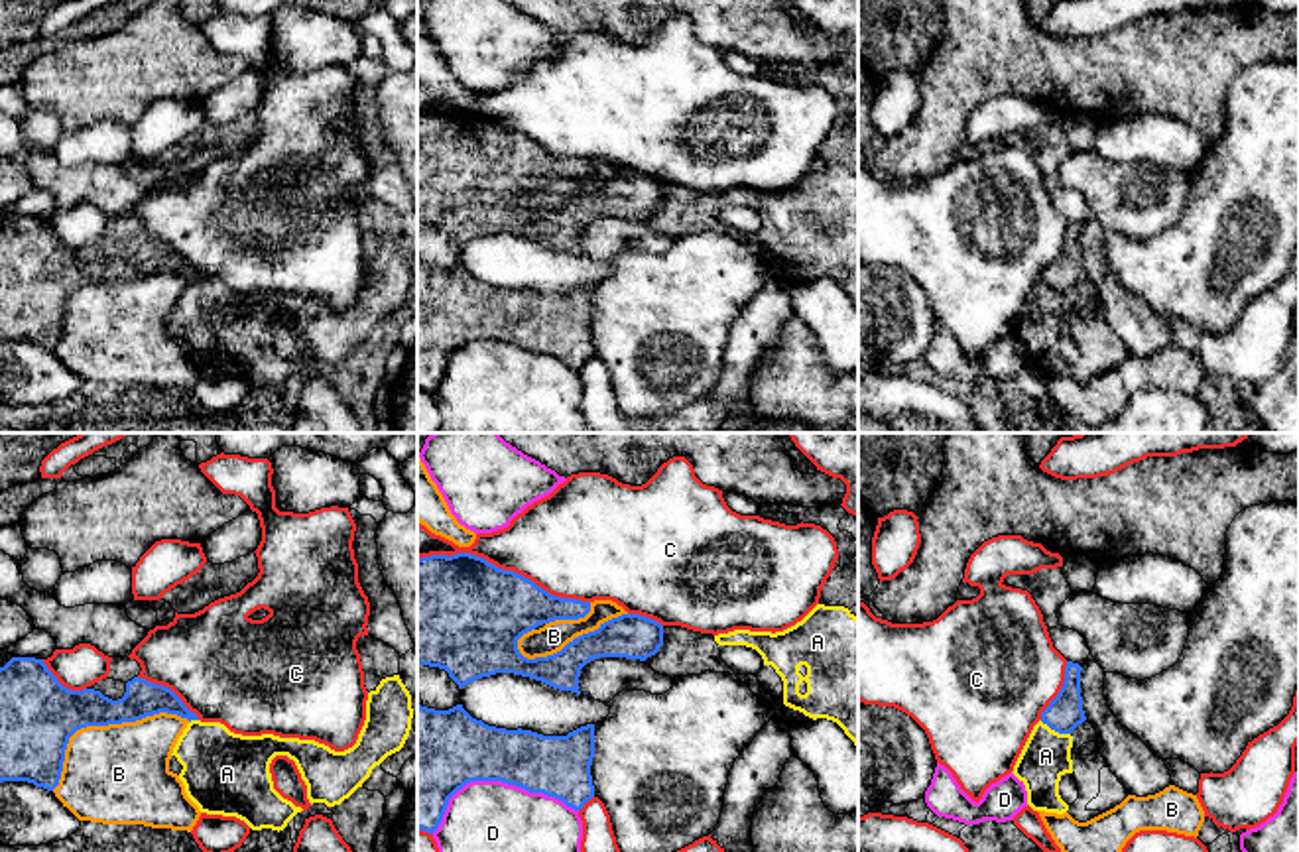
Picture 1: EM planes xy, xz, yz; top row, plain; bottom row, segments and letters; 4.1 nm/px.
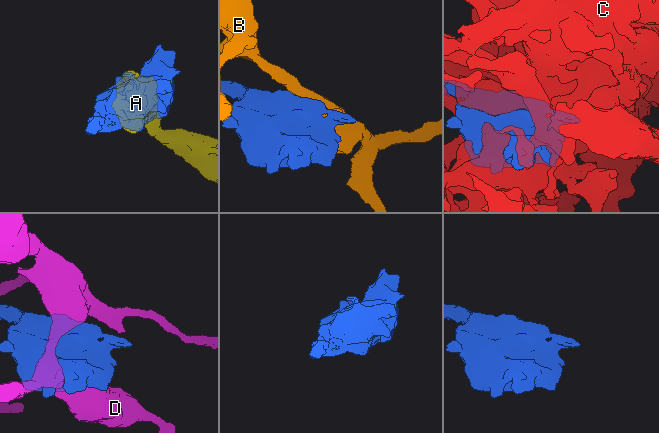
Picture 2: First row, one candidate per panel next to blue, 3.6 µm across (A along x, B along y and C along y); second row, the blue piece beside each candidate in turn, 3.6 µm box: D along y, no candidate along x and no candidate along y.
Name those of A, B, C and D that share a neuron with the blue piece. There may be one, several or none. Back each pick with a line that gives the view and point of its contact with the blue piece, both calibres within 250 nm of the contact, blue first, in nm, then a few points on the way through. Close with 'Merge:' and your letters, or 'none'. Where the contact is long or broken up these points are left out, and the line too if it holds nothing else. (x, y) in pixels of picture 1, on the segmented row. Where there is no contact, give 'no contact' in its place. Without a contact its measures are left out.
Merge: none

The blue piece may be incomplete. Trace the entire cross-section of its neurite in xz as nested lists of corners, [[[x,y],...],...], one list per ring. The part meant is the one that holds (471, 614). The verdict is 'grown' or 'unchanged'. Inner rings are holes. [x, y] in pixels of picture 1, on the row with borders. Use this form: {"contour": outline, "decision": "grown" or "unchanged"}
{"contour": [[[470,553],[417,559],[417,665],[445,669],[459,689],[482,677],[514,673],[581,695],[579,677],[588,661],[598,657],[646,661],[663,645],[659,622],[622,614],[575,638],[553,655],[527,659],[520,653],[518,639],[524,634],[555,620],[579,620],[588,612],[590,602],[553,596],[533,580]]], "decision": "unchanged"}

